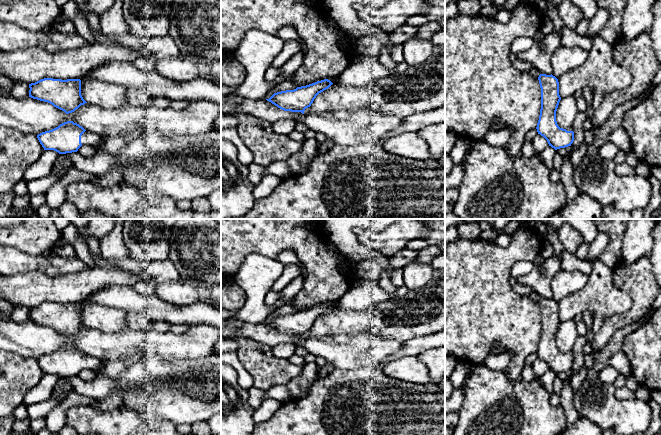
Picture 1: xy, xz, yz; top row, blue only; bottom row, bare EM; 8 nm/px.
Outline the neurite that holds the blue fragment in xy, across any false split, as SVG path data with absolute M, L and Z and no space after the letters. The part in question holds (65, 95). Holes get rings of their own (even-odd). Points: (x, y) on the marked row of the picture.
M44 78L29 84L29 97L48 102L66 114L87 103L81 95L80 79Z

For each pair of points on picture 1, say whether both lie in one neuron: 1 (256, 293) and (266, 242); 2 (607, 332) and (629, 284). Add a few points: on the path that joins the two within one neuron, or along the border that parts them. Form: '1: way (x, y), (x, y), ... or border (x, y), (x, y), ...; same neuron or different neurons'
1: border (275, 260), (259, 254), (249, 254), (241, 265); different neurons
2: way (620, 320), (625, 319), (636, 308), (636, 297); same neuron

